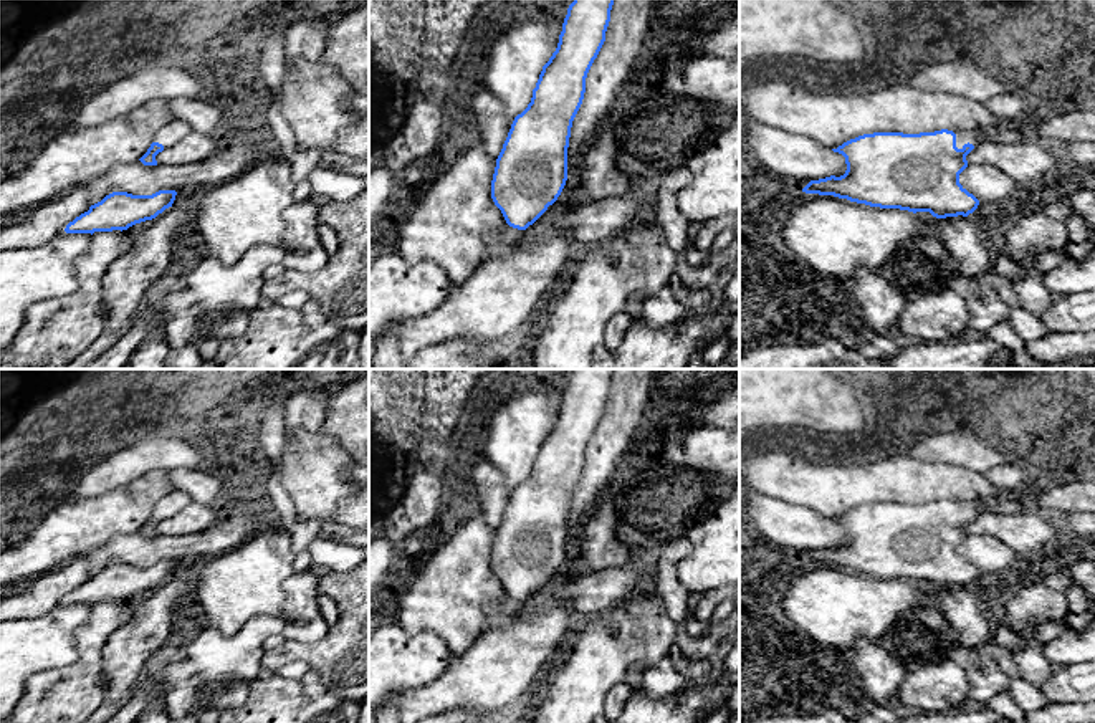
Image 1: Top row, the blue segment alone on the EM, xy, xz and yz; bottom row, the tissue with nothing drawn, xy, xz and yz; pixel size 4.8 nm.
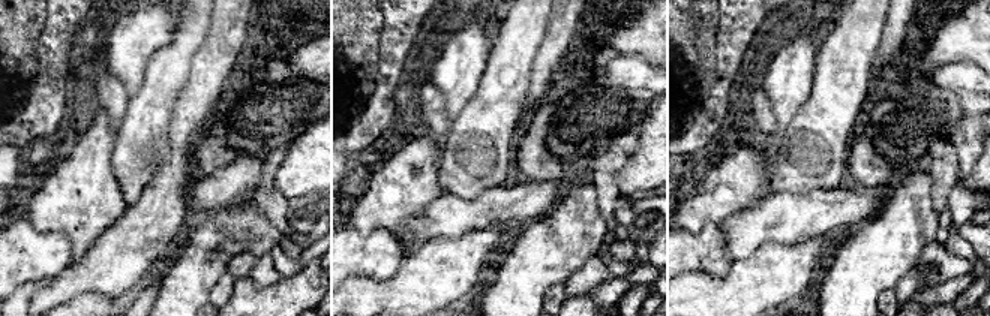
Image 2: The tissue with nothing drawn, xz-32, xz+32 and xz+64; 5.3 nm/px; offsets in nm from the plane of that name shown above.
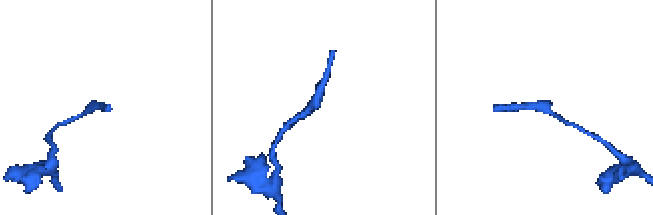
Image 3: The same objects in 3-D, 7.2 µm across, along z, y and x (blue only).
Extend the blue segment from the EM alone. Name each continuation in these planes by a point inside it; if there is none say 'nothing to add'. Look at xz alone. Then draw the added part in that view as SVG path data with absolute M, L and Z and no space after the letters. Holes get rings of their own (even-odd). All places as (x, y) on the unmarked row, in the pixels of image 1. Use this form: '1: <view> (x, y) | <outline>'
nothing to add

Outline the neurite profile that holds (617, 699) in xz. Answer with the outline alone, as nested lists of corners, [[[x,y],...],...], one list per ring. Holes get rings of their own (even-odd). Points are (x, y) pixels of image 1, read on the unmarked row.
[[[629,682],[615,685],[612,692],[605,697],[602,715],[615,723],[630,698],[632,698],[632,685]]]

